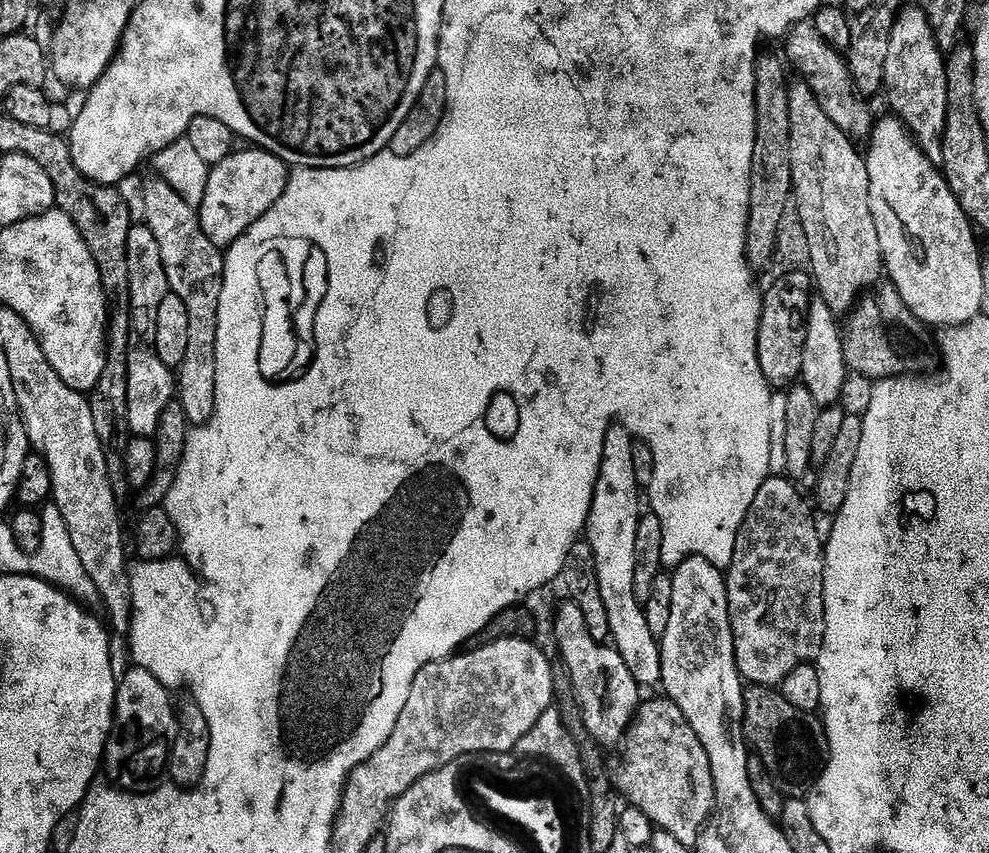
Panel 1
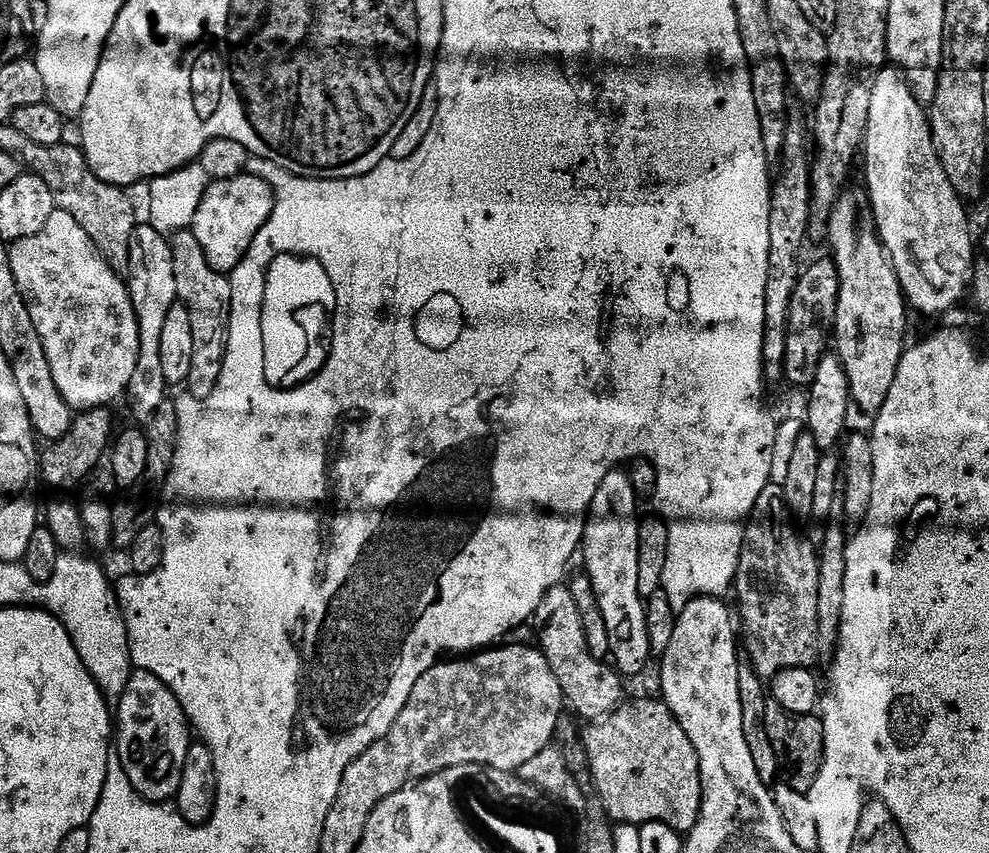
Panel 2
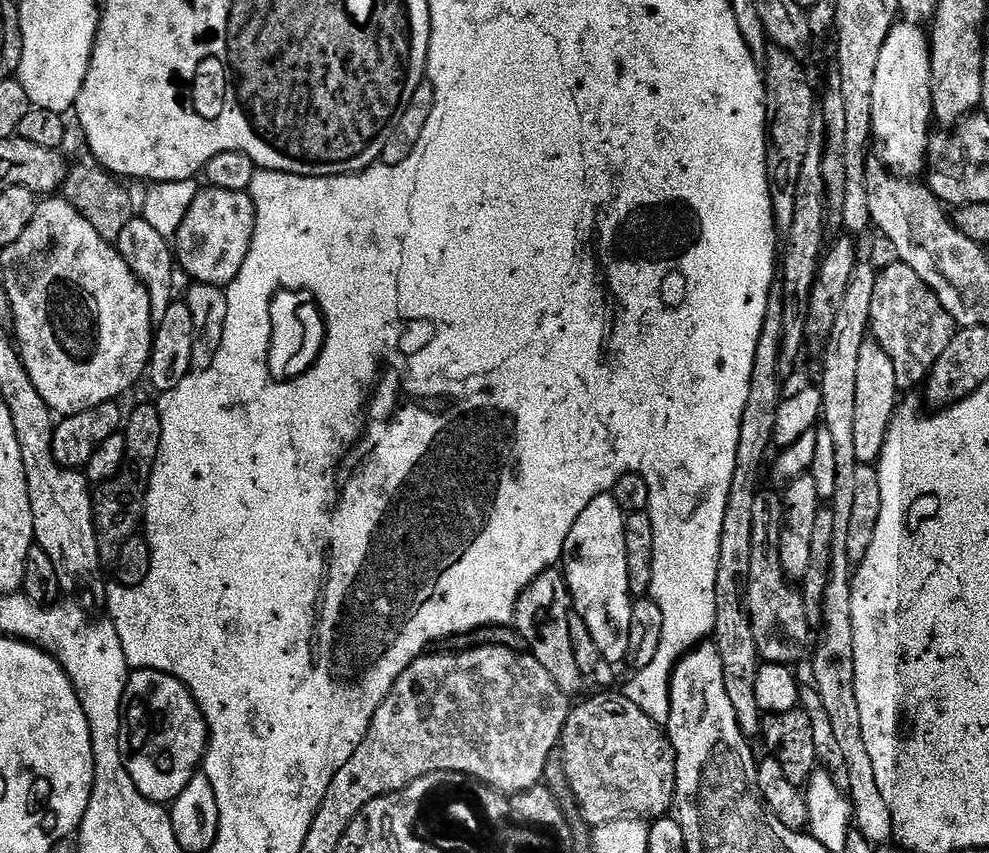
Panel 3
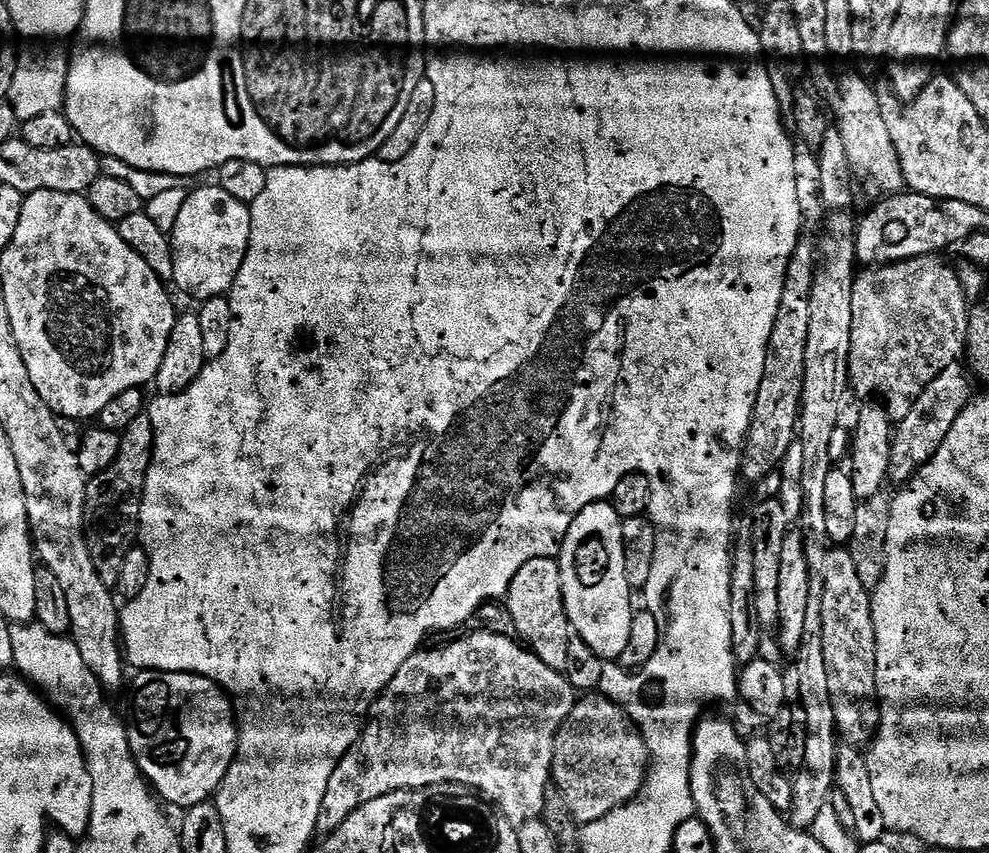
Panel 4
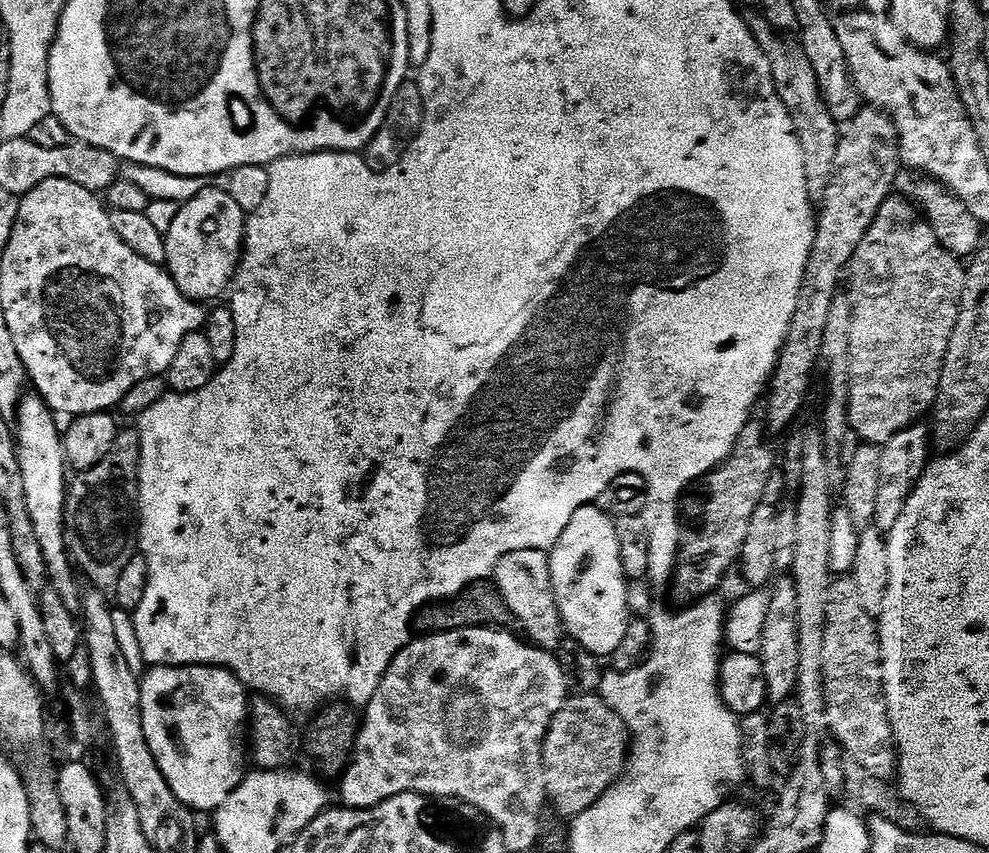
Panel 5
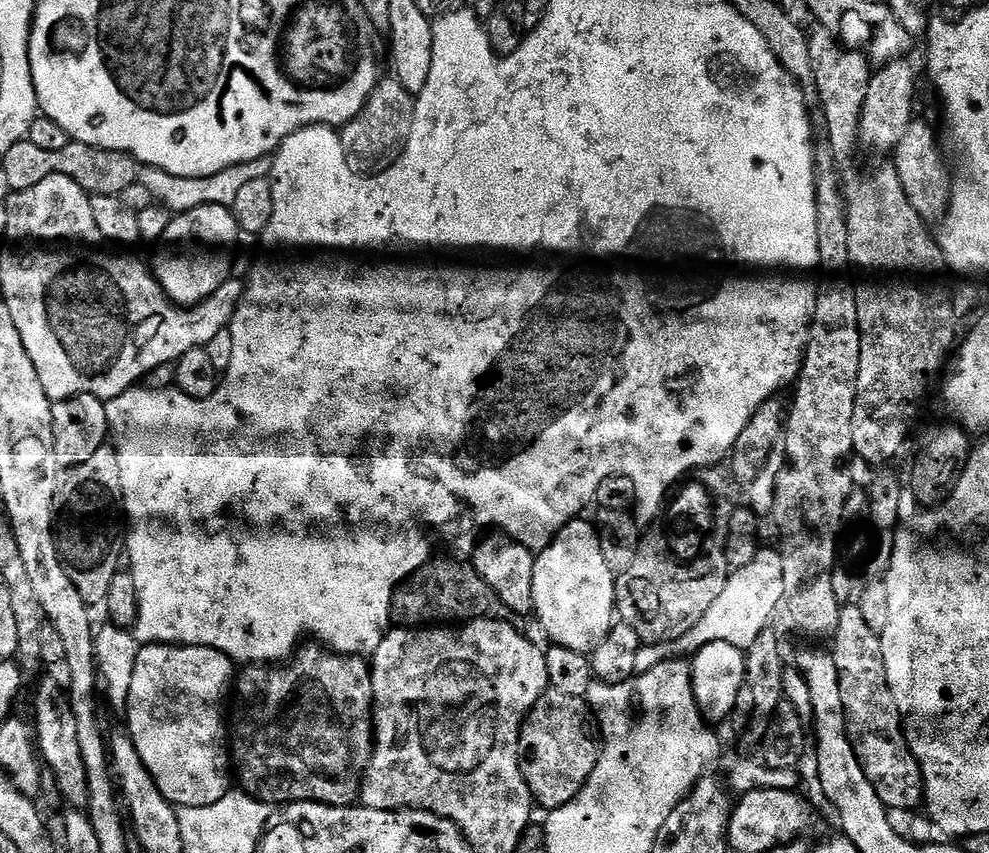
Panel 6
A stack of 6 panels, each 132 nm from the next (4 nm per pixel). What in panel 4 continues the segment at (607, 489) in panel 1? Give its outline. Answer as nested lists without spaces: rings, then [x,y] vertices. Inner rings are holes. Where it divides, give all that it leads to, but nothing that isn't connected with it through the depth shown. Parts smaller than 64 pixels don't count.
[[[610,502],[586,506],[586,510],[576,515],[570,530],[565,534],[558,557],[562,578],[562,598],[571,631],[580,636],[582,642],[586,642],[586,646],[590,646],[590,650],[594,650],[594,654],[598,654],[606,662],[619,661],[622,650],[626,650],[626,642],[630,642],[630,626],[634,615],[634,607],[632,608],[634,589],[626,578],[623,525],[624,520]]]

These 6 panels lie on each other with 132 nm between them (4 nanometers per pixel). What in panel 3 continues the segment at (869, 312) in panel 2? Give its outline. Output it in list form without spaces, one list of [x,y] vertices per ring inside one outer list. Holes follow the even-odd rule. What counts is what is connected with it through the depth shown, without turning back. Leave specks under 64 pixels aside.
[[[875,339],[865,340],[858,358],[858,386],[854,404],[854,457],[861,465],[875,465],[880,459],[892,415],[898,407],[896,366],[891,354]]]

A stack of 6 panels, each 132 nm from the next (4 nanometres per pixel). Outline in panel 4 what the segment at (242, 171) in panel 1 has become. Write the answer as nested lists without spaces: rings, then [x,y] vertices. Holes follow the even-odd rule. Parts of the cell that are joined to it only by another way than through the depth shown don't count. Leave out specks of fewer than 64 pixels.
[[[219,186],[192,188],[178,213],[178,222],[170,233],[172,242],[172,279],[188,296],[212,300],[231,292],[234,278],[246,258],[252,225],[251,207]]]

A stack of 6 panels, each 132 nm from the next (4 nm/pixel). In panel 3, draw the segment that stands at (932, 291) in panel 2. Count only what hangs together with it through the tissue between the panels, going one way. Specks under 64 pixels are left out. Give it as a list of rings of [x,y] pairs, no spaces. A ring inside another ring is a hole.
[[[916,22],[893,25],[882,46],[874,77],[872,136],[875,143],[877,140],[884,147],[887,167],[900,178],[916,178],[920,171],[925,171],[928,141],[934,125],[932,49],[929,33],[920,28],[923,27]]]

